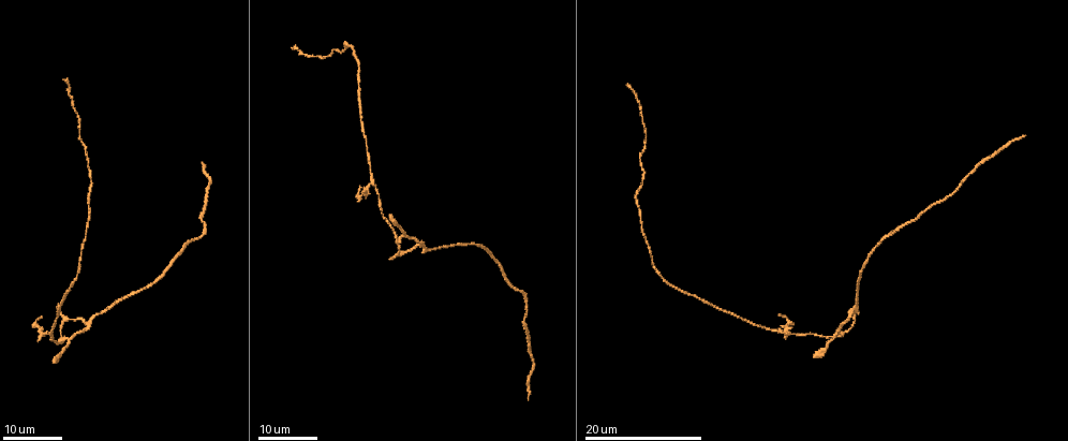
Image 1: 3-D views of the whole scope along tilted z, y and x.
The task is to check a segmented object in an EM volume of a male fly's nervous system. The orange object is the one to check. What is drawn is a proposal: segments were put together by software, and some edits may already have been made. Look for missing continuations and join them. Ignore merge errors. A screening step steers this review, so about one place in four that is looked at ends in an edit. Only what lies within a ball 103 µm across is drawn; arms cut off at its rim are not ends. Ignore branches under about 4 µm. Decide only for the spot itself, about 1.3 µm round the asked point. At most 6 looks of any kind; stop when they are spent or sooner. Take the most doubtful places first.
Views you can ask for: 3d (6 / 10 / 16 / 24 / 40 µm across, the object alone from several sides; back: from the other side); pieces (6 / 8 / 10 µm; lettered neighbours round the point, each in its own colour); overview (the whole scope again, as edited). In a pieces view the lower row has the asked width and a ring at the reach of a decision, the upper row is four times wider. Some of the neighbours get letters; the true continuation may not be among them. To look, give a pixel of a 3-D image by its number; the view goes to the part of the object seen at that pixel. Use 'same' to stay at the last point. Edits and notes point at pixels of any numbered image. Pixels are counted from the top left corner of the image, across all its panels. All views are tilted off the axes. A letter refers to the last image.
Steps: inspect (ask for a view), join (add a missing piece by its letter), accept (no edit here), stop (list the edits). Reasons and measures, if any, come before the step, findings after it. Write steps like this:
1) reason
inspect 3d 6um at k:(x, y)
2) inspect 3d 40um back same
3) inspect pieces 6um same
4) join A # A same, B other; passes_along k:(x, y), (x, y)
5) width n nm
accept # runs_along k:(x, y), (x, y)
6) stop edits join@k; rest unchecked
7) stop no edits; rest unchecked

an open end
inspect 3d 16um at 1:(388, 260)

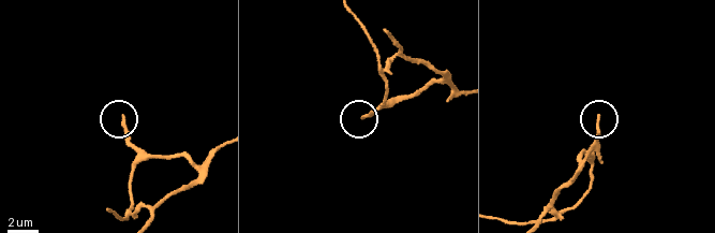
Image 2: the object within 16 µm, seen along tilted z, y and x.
inspect pieces 10um at 2:(598, 117)

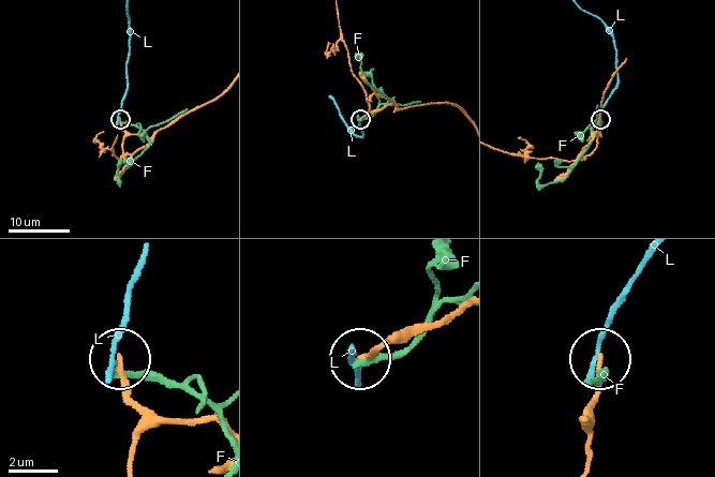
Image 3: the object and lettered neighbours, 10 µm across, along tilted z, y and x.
accept # F other, L other; runs_along 3:(133, 458), (140, 410), (119, 362); none of them fits

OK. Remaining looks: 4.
branch stops here
inspect 3d 16um at 1:(361, 188)

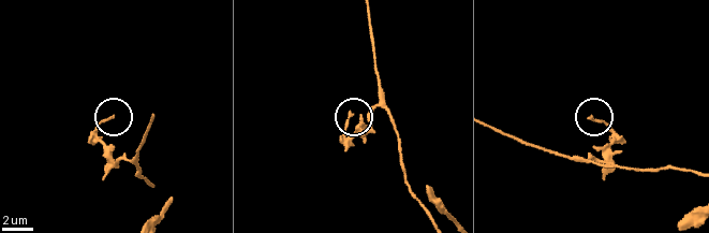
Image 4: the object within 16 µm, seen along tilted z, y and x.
what lies round it
inspect pieces 10um at 4:(591, 120)

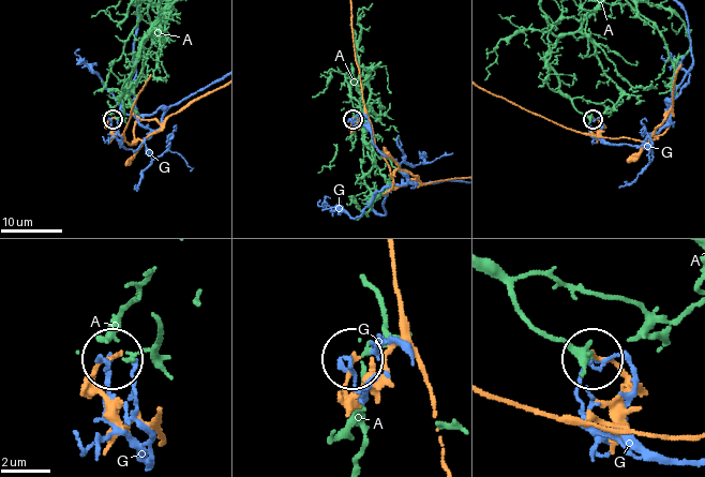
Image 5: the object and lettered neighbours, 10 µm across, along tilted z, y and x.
width 150 nm
accept # A other, G other; none of them fits

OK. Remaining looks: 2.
an open end
inspect 3d 24um at 1:(53, 360)

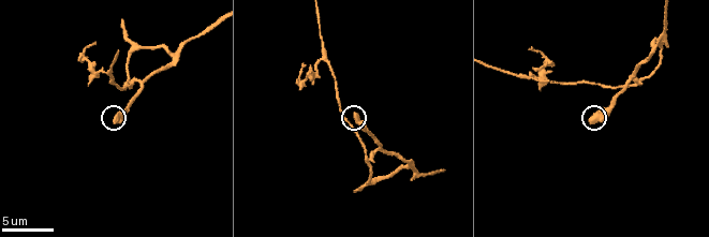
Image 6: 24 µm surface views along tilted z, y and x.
inspect pieces 6um at 6:(116, 120)

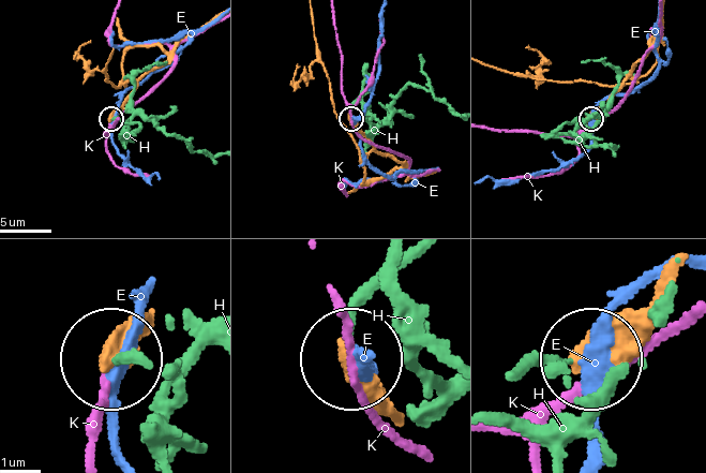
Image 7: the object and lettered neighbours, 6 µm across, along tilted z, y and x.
accept # E other, H other, K other; none of them fits

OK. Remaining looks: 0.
stop no edits; rest unchecked

